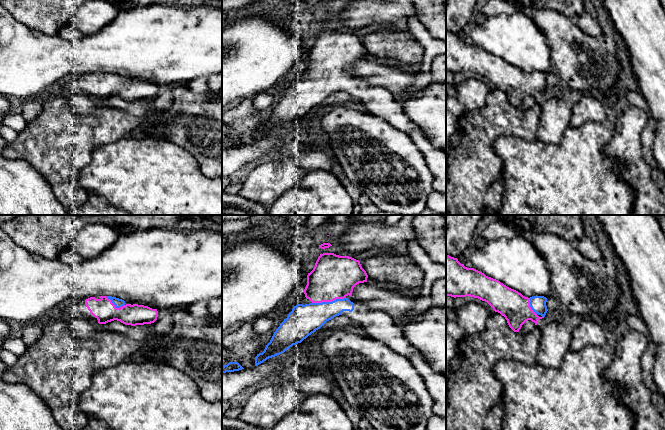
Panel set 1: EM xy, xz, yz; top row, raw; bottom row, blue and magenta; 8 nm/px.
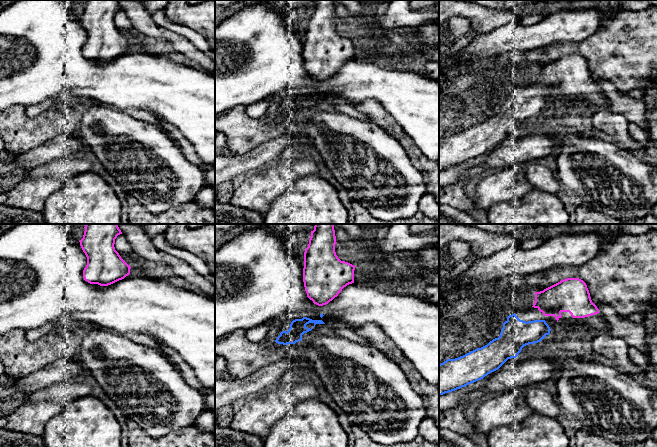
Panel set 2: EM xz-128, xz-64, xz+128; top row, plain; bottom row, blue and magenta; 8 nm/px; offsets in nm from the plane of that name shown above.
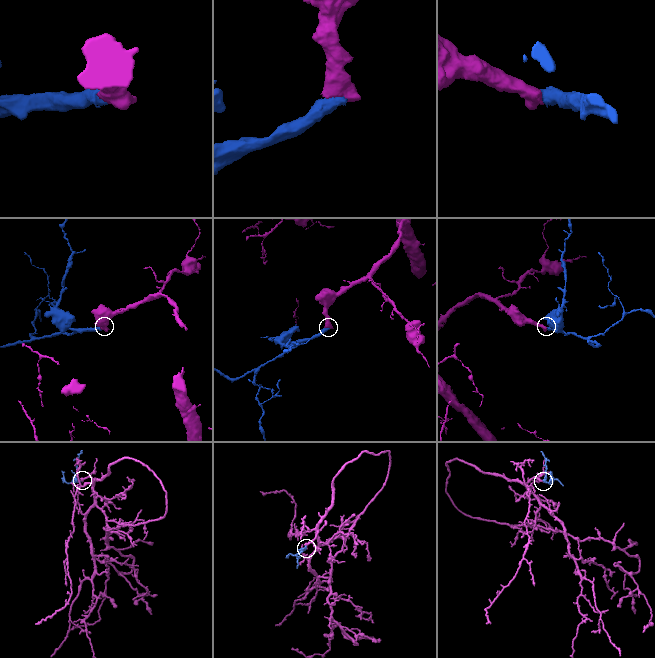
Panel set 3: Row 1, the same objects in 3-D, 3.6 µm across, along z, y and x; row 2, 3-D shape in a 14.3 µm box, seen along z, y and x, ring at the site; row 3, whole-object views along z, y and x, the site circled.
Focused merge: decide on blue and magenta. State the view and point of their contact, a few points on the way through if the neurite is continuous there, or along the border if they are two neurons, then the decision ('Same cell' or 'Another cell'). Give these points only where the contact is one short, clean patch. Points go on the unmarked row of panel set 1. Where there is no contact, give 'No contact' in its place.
Touches blue at xz (328, 78). Path across: xz (303, 96), (315, 91), (328, 78), (328, 60), (333, 53). Same cell

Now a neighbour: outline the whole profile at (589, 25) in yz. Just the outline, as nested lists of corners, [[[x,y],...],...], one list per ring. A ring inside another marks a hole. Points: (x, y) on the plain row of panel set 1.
[[[583,12],[574,19],[577,26],[586,34],[597,37],[602,35],[602,29],[598,20],[592,18],[588,13]]]

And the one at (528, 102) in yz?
[[[531,96],[526,97],[521,105],[519,106],[519,109],[525,111],[527,109],[532,109],[532,107],[536,104],[536,101],[534,98],[532,98]]]

